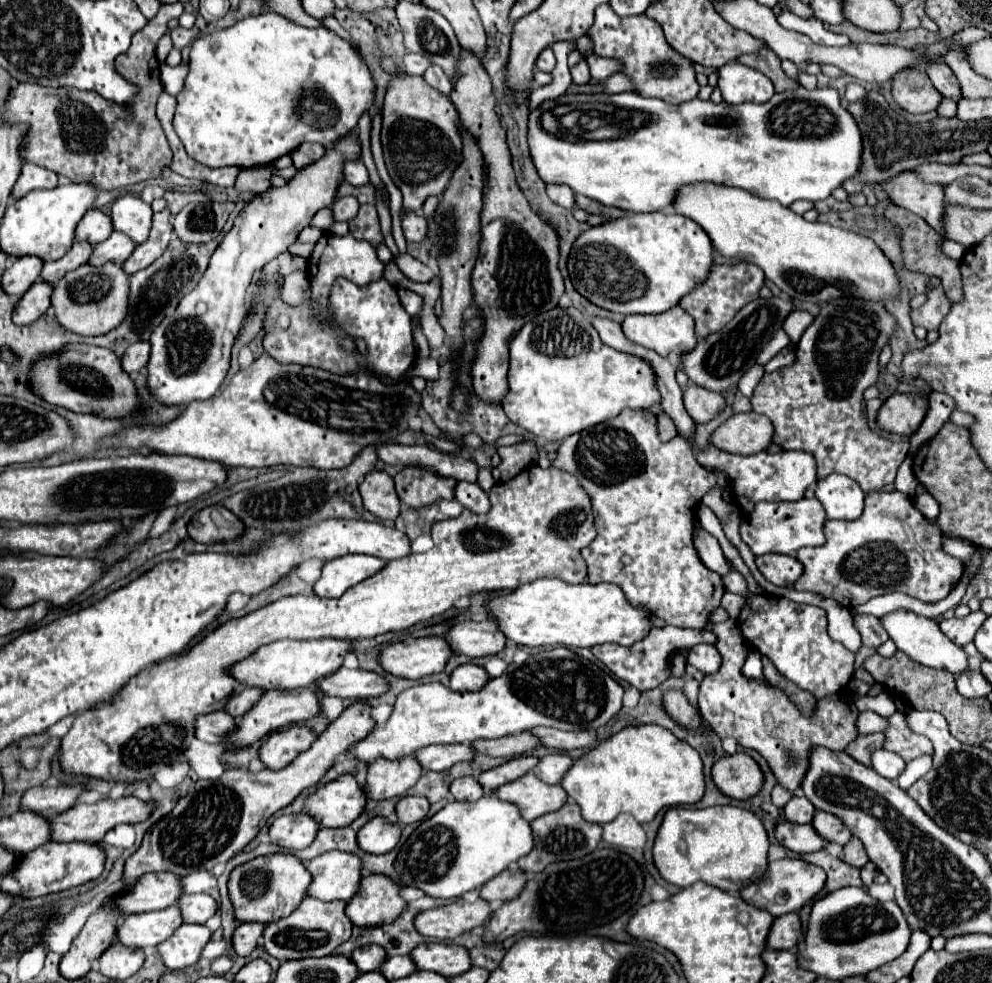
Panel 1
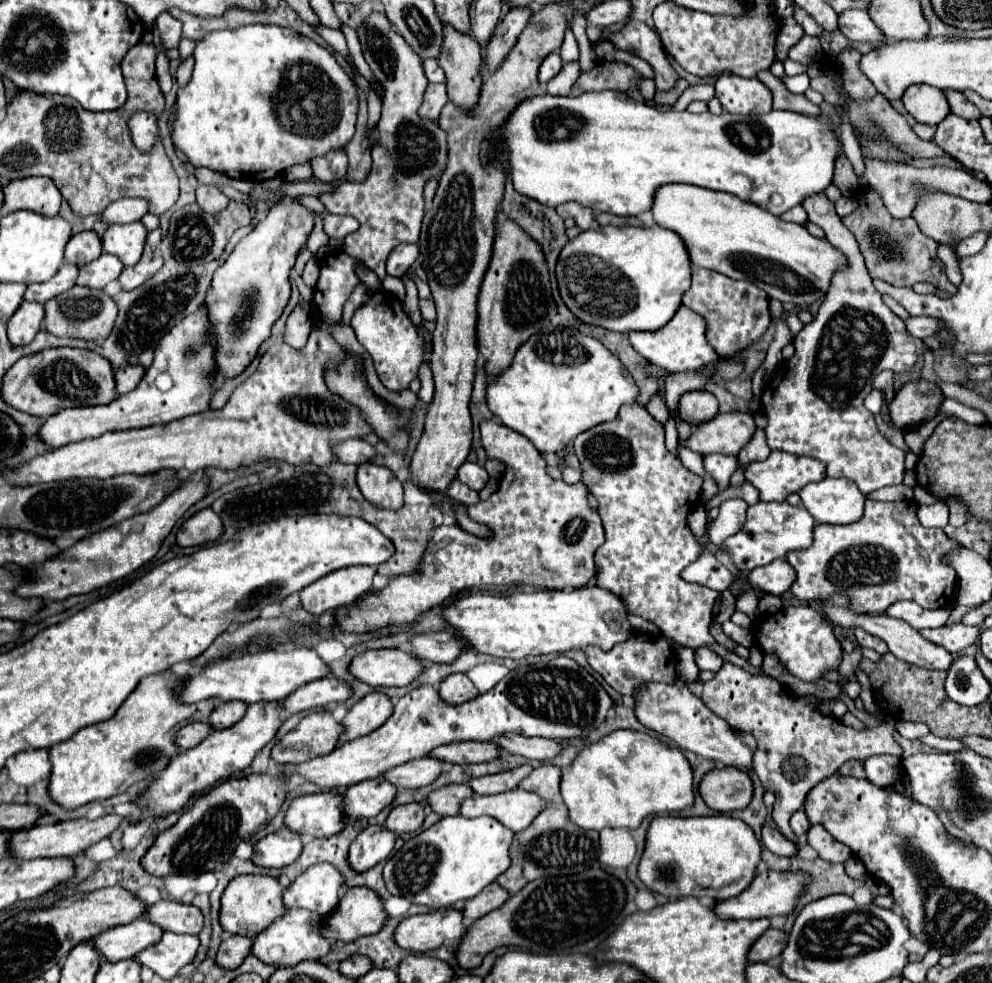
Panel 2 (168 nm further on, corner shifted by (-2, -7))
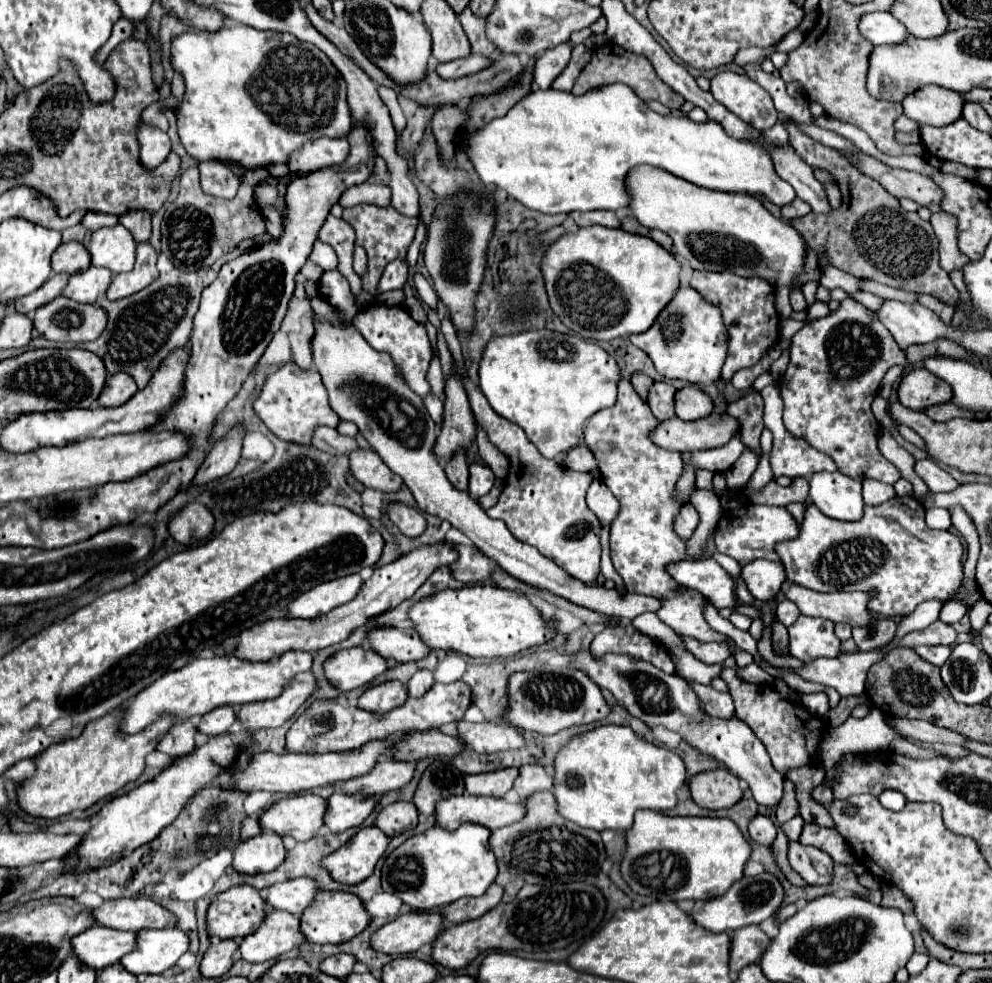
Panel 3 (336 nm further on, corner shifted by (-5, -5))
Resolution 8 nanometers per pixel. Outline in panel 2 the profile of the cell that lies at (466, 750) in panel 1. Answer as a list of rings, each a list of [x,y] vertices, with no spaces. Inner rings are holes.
[[[429,756],[425,758],[417,758],[411,760],[407,764],[395,766],[389,772],[383,774],[385,780],[389,780],[395,788],[403,790],[403,788],[421,788],[431,784],[447,766],[441,760],[431,760]]]

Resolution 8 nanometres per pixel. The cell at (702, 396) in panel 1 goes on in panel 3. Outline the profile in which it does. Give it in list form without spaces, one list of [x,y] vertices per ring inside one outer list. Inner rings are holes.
[[[684,386],[676,392],[676,416],[680,420],[698,420],[706,418],[714,410],[712,398],[696,388],[696,386]]]

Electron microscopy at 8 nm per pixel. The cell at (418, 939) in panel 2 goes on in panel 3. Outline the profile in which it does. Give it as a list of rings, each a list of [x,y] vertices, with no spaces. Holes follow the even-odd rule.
[[[410,912],[382,926],[370,944],[384,954],[410,954],[424,944],[434,944],[442,930],[444,916],[440,912]]]

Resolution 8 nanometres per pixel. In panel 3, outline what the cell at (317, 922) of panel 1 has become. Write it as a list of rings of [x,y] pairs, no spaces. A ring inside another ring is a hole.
[[[272,910],[264,924],[240,942],[238,950],[246,962],[266,962],[300,948],[304,942],[300,920],[294,914]]]

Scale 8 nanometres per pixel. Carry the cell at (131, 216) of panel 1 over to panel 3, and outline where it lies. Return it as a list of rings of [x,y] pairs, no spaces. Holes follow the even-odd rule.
[[[122,224],[114,228],[100,228],[92,234],[88,244],[94,266],[108,266],[114,274],[134,268],[136,240]]]

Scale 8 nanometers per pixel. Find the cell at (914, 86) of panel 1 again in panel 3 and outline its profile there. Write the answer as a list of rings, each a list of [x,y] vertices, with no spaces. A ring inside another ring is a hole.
[[[930,84],[906,96],[902,106],[904,114],[914,122],[918,122],[920,126],[924,124],[948,126],[950,122],[960,118],[964,100],[958,92]]]

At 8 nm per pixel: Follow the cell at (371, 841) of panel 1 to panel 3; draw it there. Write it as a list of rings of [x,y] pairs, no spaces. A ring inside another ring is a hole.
[[[376,826],[360,828],[360,832],[346,846],[324,858],[322,866],[328,868],[336,882],[358,884],[374,872],[374,866],[386,852],[388,842],[390,838]]]

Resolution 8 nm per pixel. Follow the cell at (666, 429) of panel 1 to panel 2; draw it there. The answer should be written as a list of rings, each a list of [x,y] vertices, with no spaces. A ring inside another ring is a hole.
[[[655,394],[649,402],[647,402],[647,412],[655,418],[655,420],[659,420],[661,424],[663,422],[667,422],[667,416],[669,416],[669,412],[667,412],[667,406],[663,404],[663,400],[661,400],[661,396],[659,394]]]

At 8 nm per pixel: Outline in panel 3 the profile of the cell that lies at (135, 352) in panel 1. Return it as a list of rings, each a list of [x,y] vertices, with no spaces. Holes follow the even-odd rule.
[[[118,372],[108,376],[108,382],[98,398],[100,406],[122,406],[126,400],[130,400],[130,396],[134,396],[138,390],[134,378],[130,378],[130,374],[126,372]]]

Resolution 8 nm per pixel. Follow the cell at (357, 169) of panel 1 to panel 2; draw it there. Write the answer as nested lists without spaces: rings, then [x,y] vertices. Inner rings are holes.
[[[343,148],[331,150],[323,156],[315,156],[309,160],[313,176],[321,182],[339,182],[345,178],[347,164],[345,164],[345,152]]]

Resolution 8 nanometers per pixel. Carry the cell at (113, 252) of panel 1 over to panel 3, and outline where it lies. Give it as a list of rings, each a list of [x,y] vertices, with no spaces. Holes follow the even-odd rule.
[[[90,266],[88,270],[70,276],[70,282],[62,290],[62,294],[76,302],[96,302],[98,294],[108,290],[112,276],[114,274],[110,274],[110,270],[102,266]]]

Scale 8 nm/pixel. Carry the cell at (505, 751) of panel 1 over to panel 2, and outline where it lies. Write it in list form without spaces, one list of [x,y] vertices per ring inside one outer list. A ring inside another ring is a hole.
[[[451,742],[433,748],[429,756],[449,764],[471,764],[471,762],[487,762],[499,758],[499,748],[495,748],[495,744],[491,742]]]

